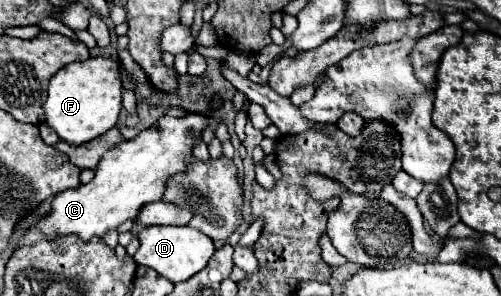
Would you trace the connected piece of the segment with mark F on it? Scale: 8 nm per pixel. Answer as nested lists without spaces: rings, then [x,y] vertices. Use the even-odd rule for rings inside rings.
[[[89,58],[61,68],[49,82],[49,98],[43,104],[45,124],[67,144],[81,146],[105,134],[117,124],[121,110],[121,72],[111,58]]]

